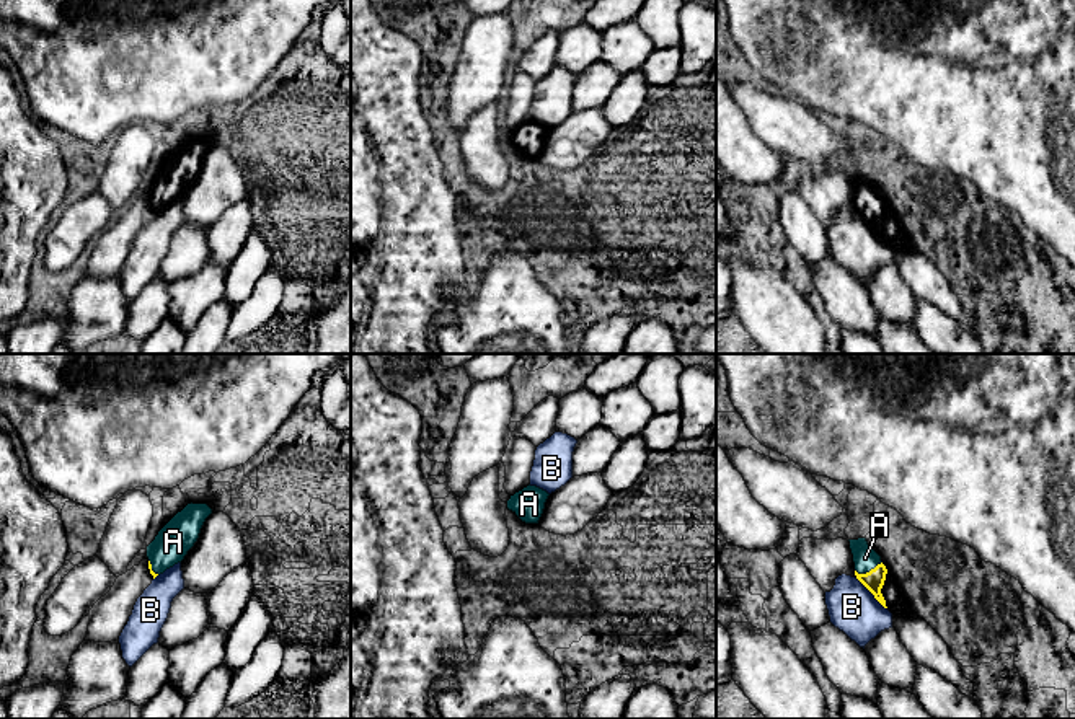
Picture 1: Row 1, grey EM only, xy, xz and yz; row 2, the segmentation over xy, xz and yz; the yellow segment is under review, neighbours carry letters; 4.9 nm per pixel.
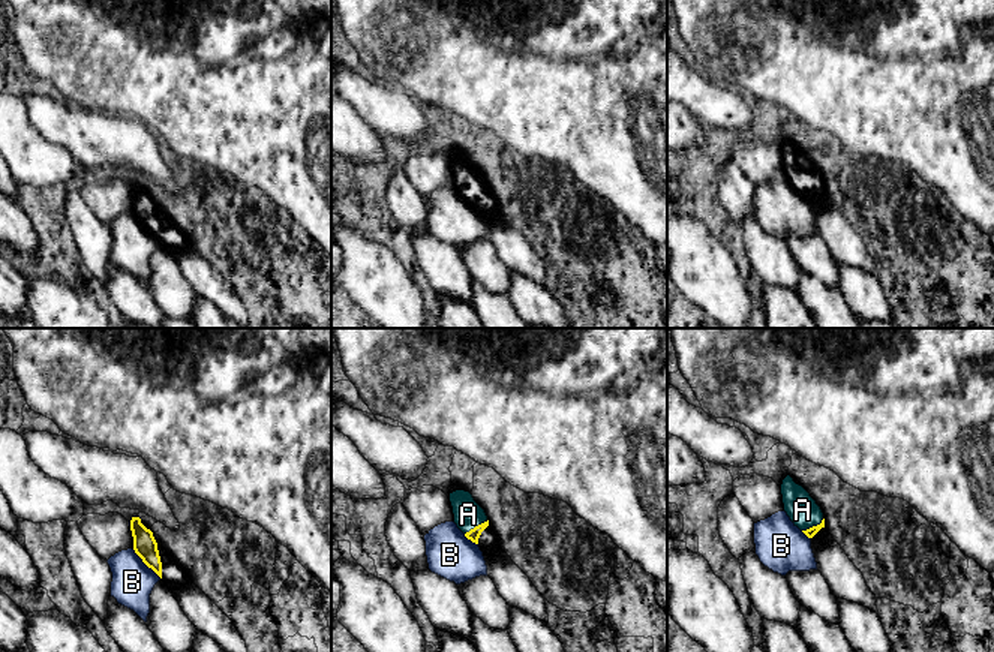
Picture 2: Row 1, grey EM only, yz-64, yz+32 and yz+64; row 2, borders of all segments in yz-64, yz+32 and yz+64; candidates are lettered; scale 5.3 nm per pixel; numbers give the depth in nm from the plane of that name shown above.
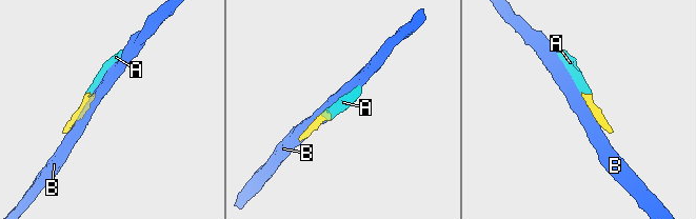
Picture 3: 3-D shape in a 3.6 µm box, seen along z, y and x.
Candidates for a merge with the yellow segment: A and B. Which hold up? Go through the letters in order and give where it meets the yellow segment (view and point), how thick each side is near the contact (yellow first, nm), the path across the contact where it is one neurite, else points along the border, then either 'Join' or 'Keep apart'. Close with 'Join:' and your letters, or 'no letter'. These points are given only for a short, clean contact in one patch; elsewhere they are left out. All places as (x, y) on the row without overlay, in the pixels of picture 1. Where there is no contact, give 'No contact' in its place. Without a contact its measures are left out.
A: Touches yellow at yz (870, 206). Thickness 100 nm (yellow) against 120 nm. Path across: yz (873, 216), (870, 206), (865, 193). Join
B: Touches yellow at yz (871, 227). Thickness 100 nm (yellow) against 240 nm. Keep apart
Join: A

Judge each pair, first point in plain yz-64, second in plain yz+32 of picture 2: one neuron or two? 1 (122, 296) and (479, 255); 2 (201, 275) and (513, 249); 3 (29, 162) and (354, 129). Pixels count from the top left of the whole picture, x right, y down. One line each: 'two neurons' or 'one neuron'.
1: two neurons
2: one neuron
3: one neuron

